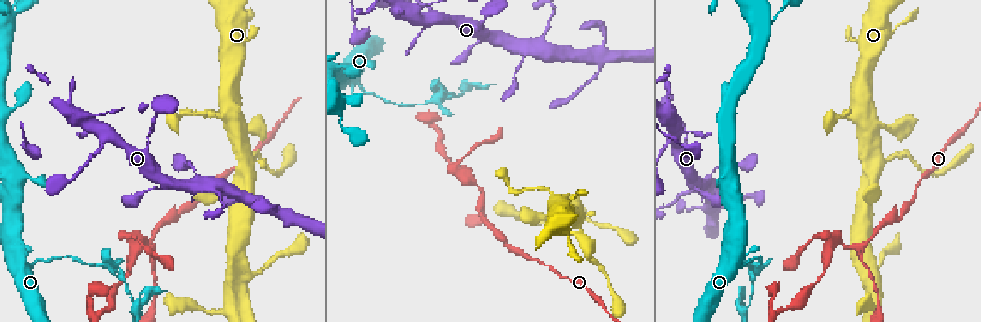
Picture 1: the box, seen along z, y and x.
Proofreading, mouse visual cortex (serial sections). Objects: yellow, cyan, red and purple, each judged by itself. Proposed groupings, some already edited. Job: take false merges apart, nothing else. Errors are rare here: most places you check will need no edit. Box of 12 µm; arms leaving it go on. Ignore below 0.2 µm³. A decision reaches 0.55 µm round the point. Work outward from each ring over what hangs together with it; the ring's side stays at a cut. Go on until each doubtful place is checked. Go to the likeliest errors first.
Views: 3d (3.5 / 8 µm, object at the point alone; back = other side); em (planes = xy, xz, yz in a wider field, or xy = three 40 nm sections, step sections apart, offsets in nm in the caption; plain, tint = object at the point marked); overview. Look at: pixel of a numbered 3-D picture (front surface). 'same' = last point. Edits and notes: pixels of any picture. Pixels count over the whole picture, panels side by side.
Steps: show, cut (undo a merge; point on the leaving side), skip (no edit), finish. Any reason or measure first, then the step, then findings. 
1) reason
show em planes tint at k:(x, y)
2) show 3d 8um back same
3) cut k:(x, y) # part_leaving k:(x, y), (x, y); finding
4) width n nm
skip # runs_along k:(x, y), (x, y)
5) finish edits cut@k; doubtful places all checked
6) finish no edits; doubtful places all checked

sharp bend
show 3d 3.5um back at 1:(747, 307)

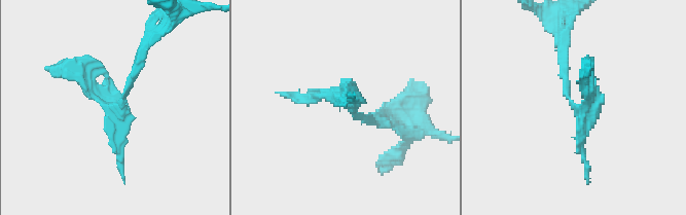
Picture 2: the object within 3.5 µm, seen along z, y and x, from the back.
need the tissue
show em xy step 2 tint at 2:(576, 107)

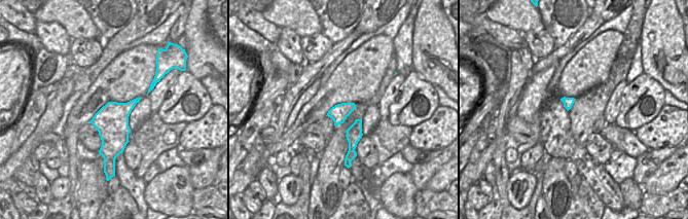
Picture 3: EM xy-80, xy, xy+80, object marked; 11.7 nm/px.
show em xy step 3 tint same

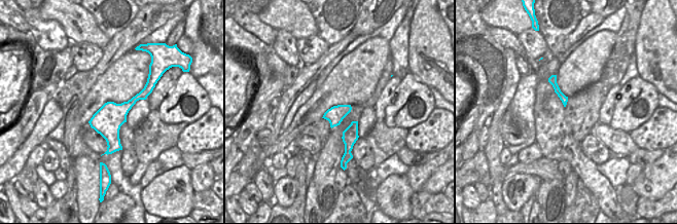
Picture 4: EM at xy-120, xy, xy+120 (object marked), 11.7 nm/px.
skip # runs_along 4:(553, 77), (557, 90), (564, 101); one cell here

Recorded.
a fork
show 3d 8um at 1:(531, 45)

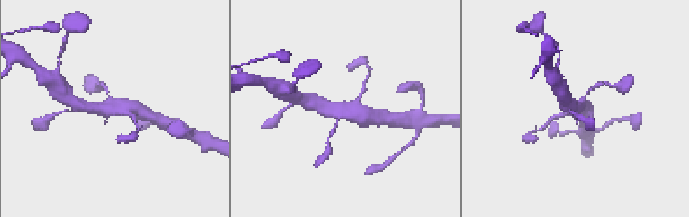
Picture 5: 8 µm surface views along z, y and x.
show em planes tint at 5:(115, 107)

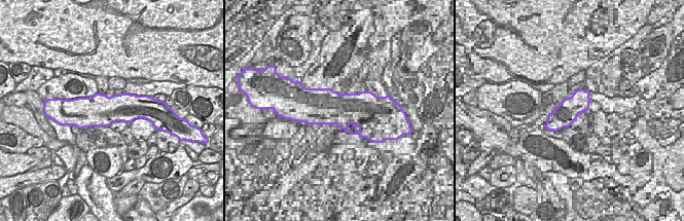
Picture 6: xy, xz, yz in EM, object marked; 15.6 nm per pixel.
width 500 nm
skip # runs_along 5:(314, 104), (371, 117); all the same cell

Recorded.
show 3d 3.5um at 1:(247, 158)

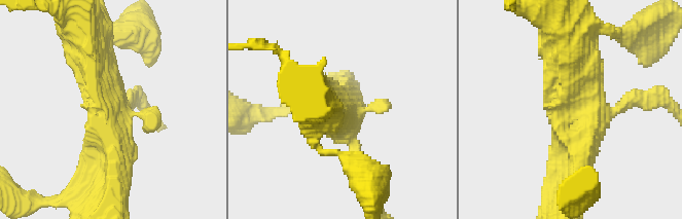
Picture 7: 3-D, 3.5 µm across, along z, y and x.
need the tissue
show em xy step 3 tint at 7:(580, 109)

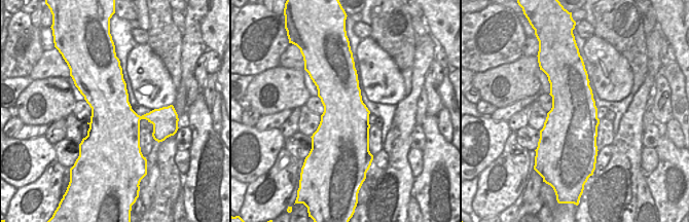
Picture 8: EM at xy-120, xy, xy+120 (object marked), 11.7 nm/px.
skip # all the same cell

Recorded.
finish no edits; doubtful places all checked

